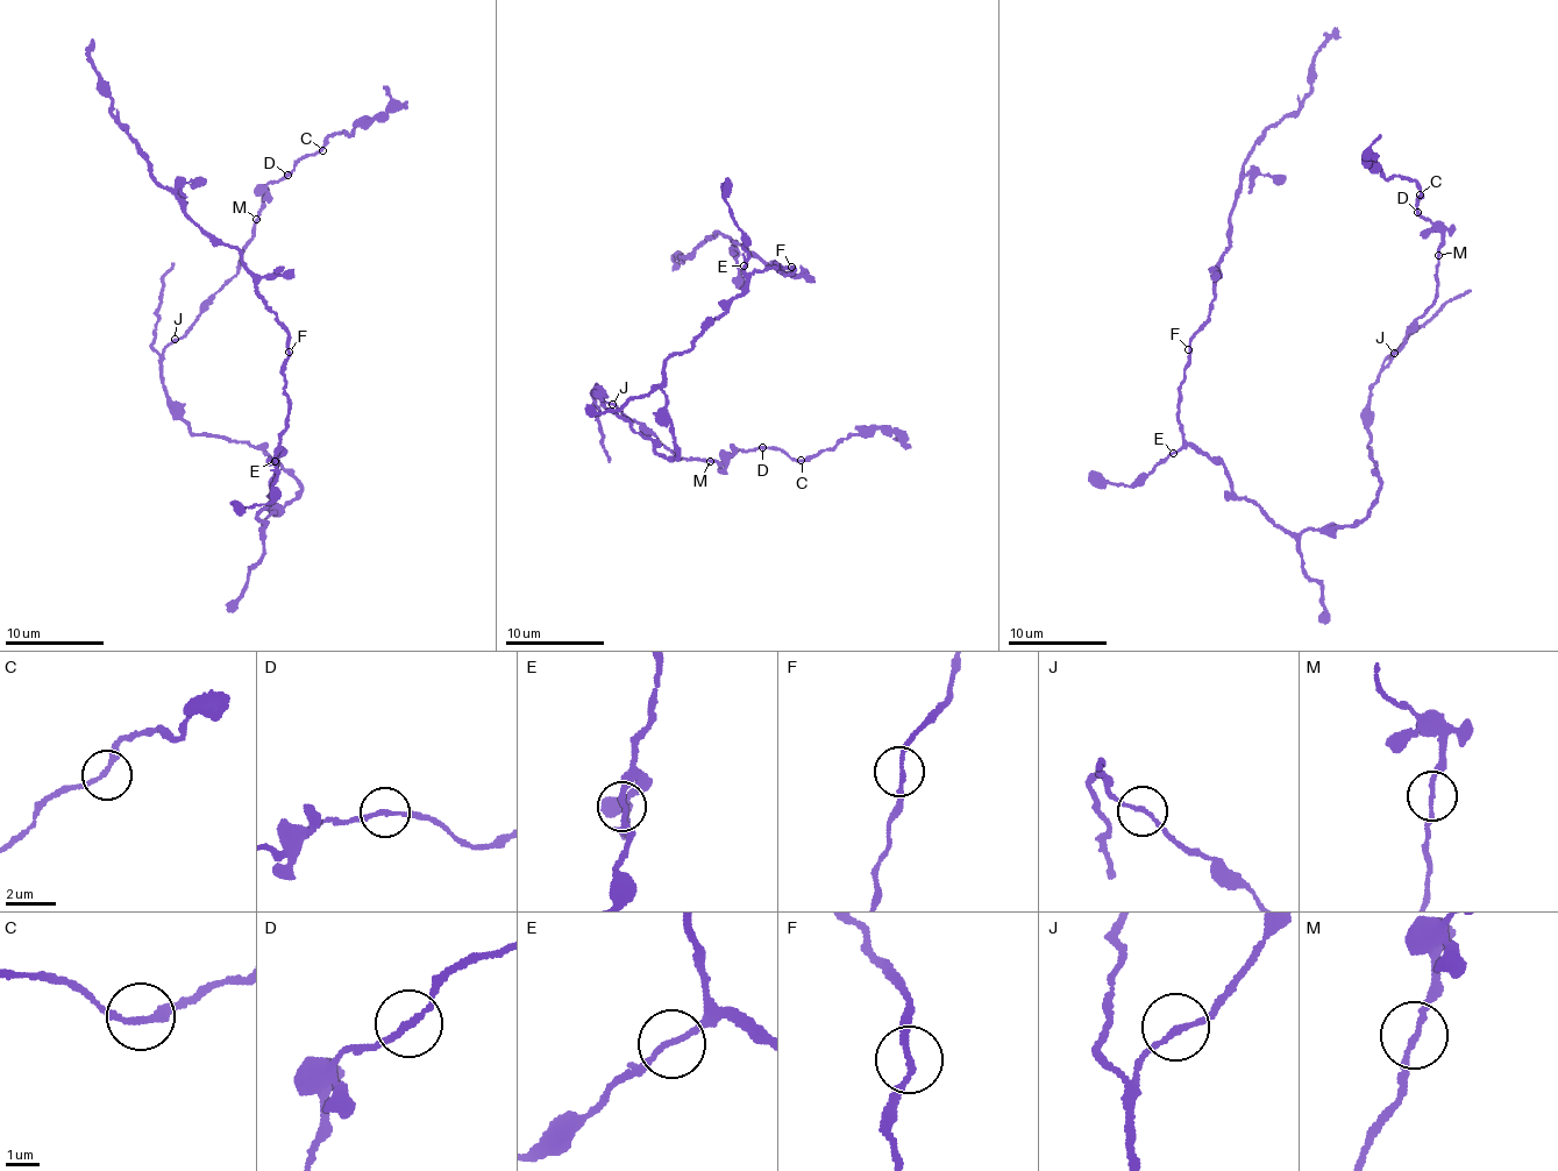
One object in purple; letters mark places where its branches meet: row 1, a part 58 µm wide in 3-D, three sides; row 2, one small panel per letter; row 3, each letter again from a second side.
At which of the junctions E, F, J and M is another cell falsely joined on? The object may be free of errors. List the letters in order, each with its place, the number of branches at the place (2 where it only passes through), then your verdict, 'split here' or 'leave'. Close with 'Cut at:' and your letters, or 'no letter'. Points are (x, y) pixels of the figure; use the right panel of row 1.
E: place (1173, 453); branches 2; leave
F: place (1188, 349); branches 2; leave
J: place (1394, 353); branches 2; leave
M: place (1438, 255); branches 2; split here
Cut at: M

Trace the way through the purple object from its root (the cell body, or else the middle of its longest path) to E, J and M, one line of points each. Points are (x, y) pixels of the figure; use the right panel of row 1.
E: (1321, 529), (1285, 533), (1266, 512), (1235, 494), (1229, 475), (1221, 463), (1192, 447), (1179, 448), (1173, 453)
J: (1321, 529), (1356, 527), (1377, 501), (1382, 487), (1370, 449), (1368, 405), (1372, 384), (1394, 353)
M: (1321, 529), (1356, 527), (1377, 501), (1382, 487), (1368, 442), (1372, 384), (1432, 303), (1438, 255)

